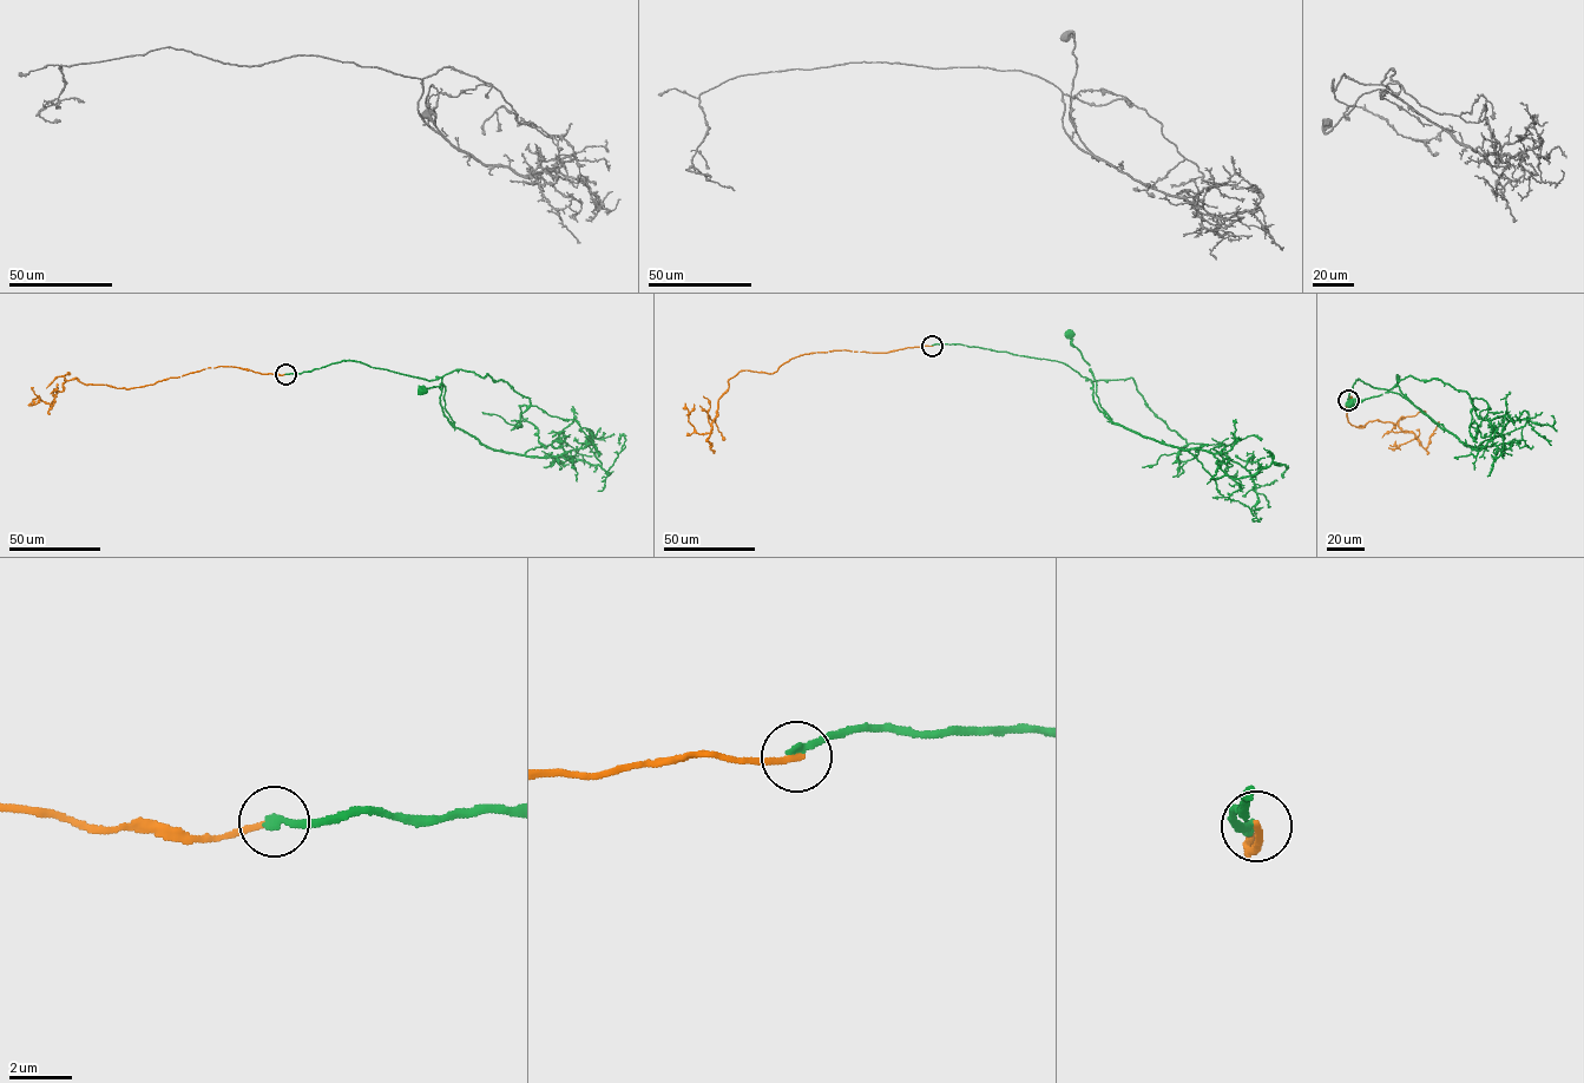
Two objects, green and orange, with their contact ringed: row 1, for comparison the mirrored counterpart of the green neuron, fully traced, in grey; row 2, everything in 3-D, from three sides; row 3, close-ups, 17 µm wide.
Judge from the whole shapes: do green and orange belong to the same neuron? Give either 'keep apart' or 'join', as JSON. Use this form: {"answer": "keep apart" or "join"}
{"answer": "keep apart"}

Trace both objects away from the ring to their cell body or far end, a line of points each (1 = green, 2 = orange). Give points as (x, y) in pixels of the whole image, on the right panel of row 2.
1: (1348, 399), (1358, 379), (1377, 388), (1389, 389), (1395, 385), (1444, 428), (1398, 393), (1386, 392), (1351, 404)
2: (1348, 399), (1346, 411), (1352, 425), (1392, 422), (1420, 442), (1415, 439), (1398, 447), (1389, 445)

